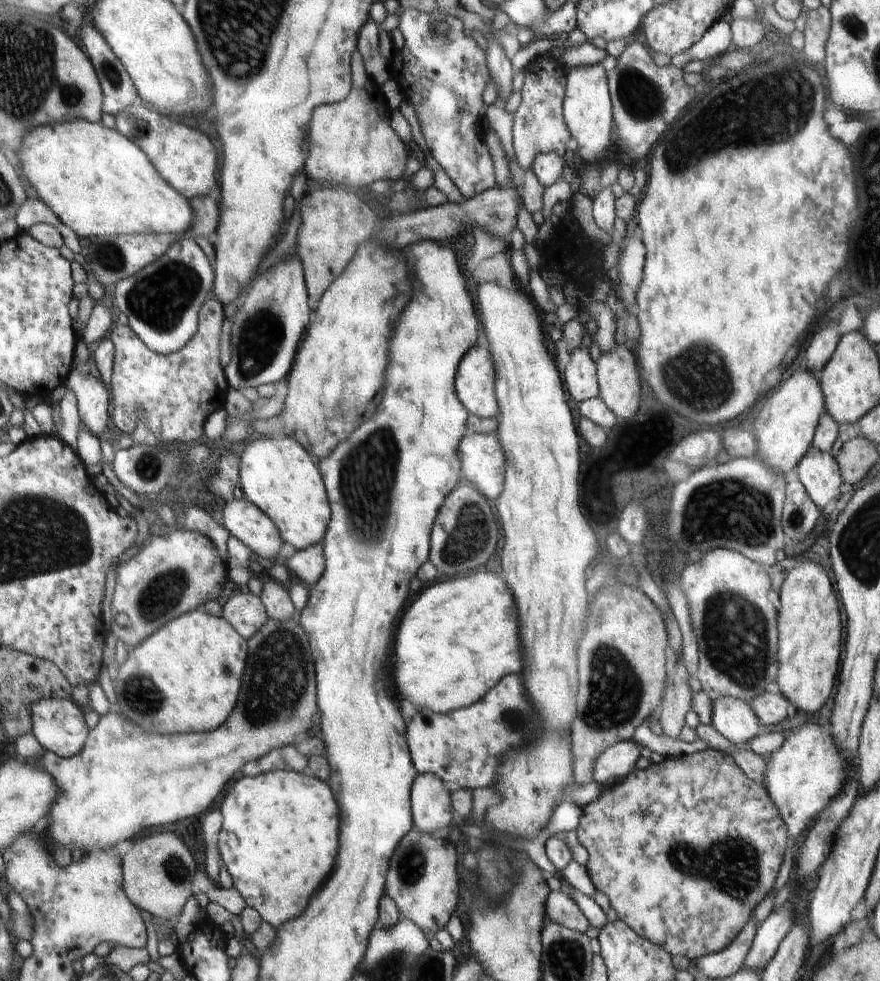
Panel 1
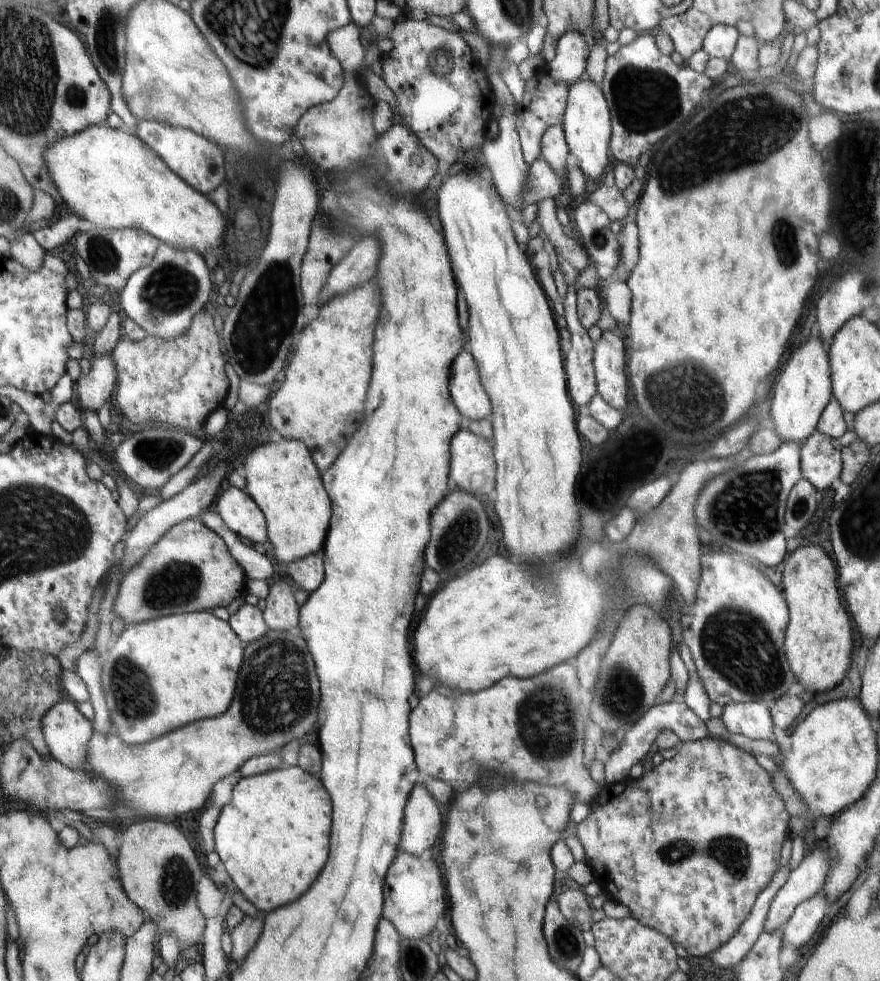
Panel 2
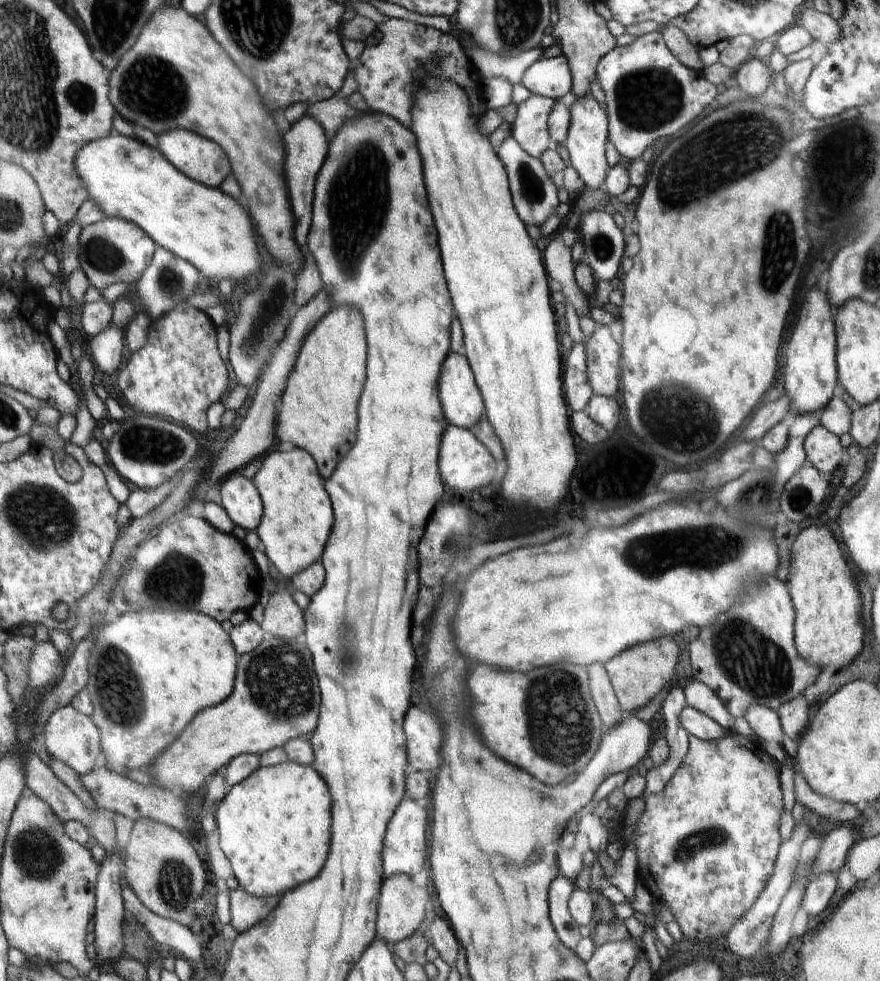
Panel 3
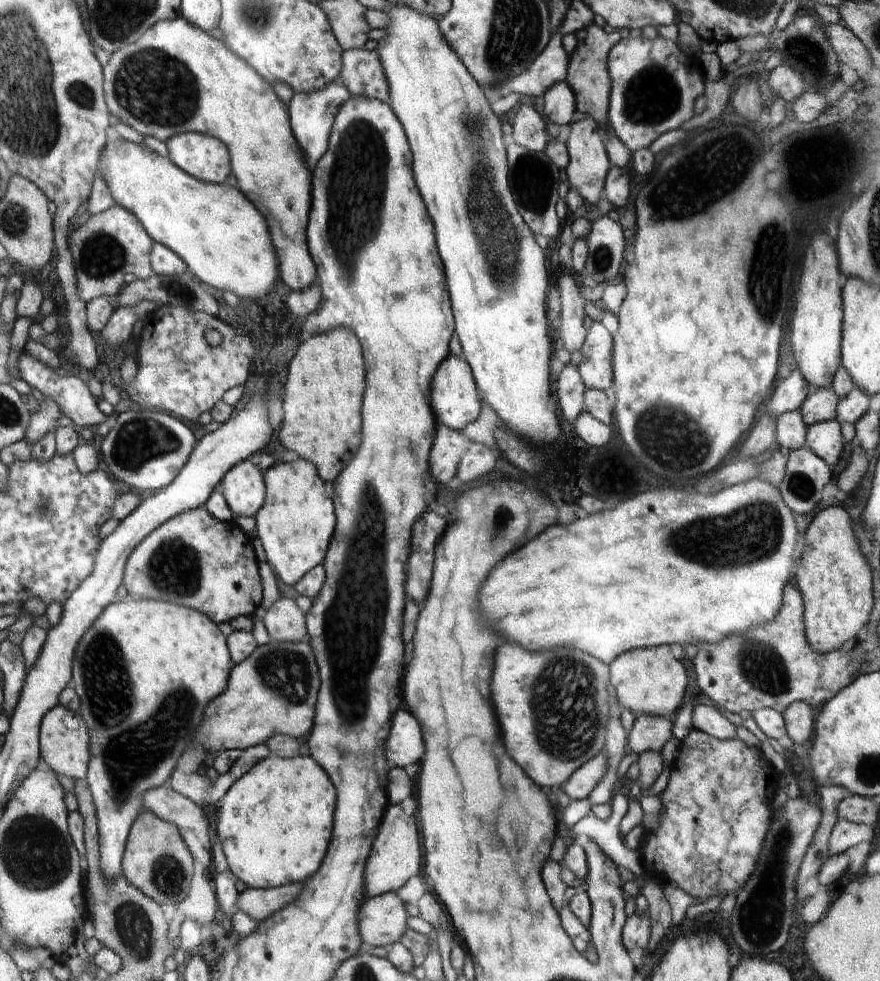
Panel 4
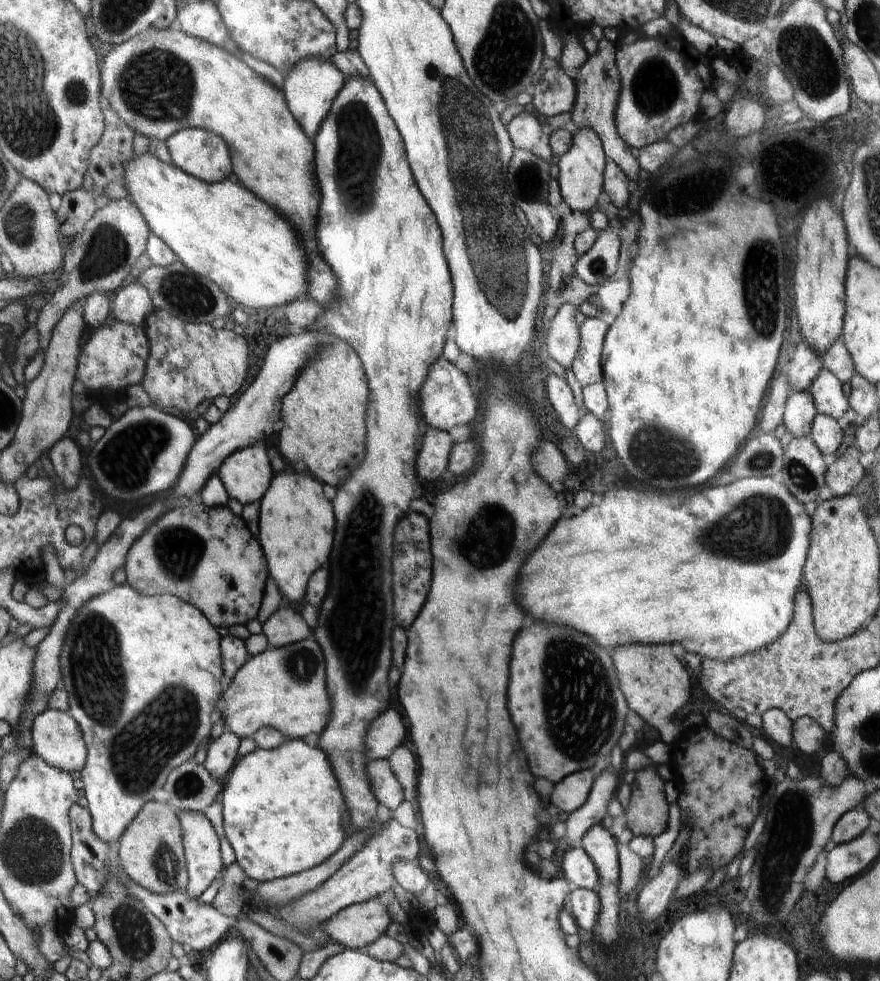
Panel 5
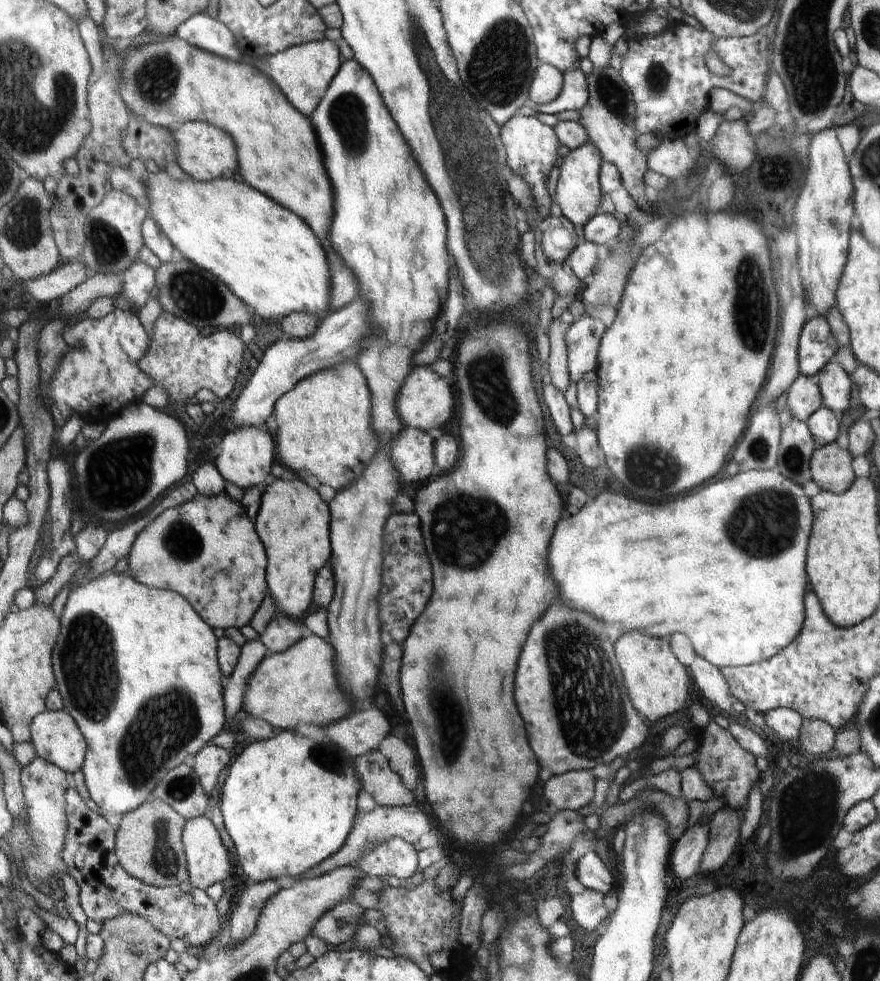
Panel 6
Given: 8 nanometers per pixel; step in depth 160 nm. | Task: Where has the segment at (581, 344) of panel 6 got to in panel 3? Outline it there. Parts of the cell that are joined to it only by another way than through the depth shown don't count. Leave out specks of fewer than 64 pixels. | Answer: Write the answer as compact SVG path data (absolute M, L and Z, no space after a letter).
M604 325L594 331L585 343L585 359L589 385L596 394L614 396L620 382L620 346Z

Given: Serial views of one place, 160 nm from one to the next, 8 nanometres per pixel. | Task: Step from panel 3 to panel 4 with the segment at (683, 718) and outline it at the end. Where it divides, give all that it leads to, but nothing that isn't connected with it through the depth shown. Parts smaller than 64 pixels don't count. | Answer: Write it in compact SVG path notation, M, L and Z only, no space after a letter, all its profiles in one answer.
M696 705L692 713L692 724L694 729L704 731L714 738L725 741L736 739L736 726L715 706Z

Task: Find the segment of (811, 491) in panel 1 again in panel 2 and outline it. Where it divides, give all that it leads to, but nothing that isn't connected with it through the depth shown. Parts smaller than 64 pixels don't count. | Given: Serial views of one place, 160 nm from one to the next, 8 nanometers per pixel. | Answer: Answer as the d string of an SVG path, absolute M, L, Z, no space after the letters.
M816 430L800 446L803 479L810 482L819 495L834 488L832 482L840 478L843 470L838 441Z

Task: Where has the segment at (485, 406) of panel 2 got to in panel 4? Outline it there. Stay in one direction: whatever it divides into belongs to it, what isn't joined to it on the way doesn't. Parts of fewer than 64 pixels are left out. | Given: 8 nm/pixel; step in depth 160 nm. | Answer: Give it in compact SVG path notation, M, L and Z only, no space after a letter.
M452 356L440 366L436 382L432 382L432 406L436 406L436 416L455 431L462 431L466 424L474 422L482 410L470 367L464 360Z

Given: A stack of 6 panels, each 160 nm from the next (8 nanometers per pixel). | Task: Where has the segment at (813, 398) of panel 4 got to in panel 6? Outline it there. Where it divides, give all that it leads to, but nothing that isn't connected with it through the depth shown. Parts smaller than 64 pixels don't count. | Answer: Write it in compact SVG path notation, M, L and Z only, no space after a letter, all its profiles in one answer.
M834 358L828 361L813 379L820 387L823 405L832 409L837 418L842 417L844 412L849 410L850 393L853 388L851 375Z

